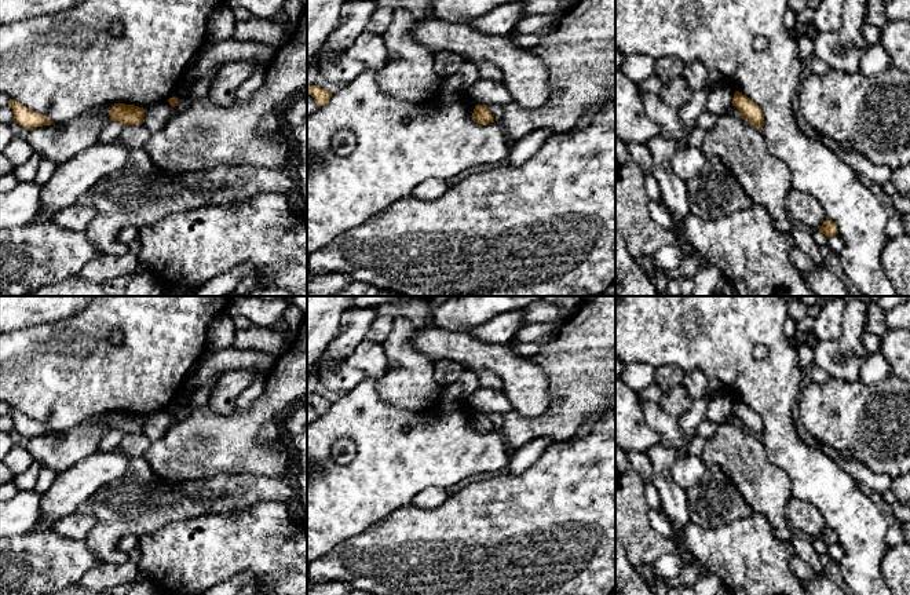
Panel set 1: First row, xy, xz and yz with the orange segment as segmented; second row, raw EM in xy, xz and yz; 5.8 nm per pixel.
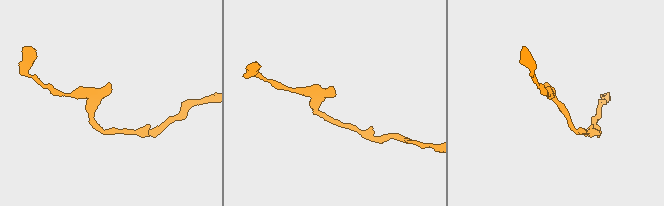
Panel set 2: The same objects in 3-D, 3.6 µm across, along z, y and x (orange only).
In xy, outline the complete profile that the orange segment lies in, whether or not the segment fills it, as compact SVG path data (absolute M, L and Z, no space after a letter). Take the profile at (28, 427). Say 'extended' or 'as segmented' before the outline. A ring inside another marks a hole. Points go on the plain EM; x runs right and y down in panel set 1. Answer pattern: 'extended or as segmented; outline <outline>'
as segmented; outline M10 408L8 415L12 417L14 428L29 439L54 431L48 426L28 417L26 415L14 408Z

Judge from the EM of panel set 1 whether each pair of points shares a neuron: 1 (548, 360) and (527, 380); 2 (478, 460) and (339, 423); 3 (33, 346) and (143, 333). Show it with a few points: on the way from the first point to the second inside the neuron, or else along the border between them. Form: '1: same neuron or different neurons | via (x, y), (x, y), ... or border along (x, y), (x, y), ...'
1: different neurons | border along (530, 357), (547, 378), (548, 400)
2: same neuron | via (443, 453), (395, 453), (373, 431)
3: same neuron | via (61, 351), (116, 351)

